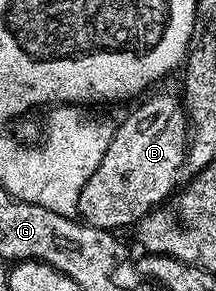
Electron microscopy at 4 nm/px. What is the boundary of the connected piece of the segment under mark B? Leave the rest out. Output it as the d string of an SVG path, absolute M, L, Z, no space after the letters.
M164 93L160 97L147 96L143 105L138 105L122 122L117 122L112 143L108 143L108 151L104 151L104 159L100 159L100 167L92 171L92 179L84 183L84 191L80 191L77 216L87 225L97 229L117 231L125 225L137 226L142 218L153 213L163 204L162 201L170 192L175 192L174 184L178 176L184 173L186 163L186 147L188 144L188 122L183 106L174 97Z

